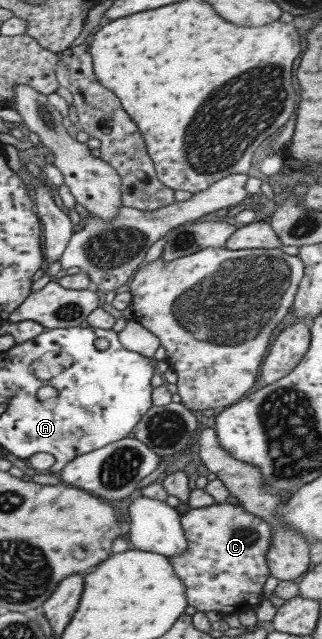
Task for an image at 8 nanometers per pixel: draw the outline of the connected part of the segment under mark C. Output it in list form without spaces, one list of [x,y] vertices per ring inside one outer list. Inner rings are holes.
[[[223,502],[189,508],[180,514],[180,526],[186,539],[186,550],[168,560],[184,585],[187,605],[196,611],[232,615],[254,609],[264,600],[261,589],[267,575],[263,575],[263,567],[272,537],[267,522],[239,505]]]

